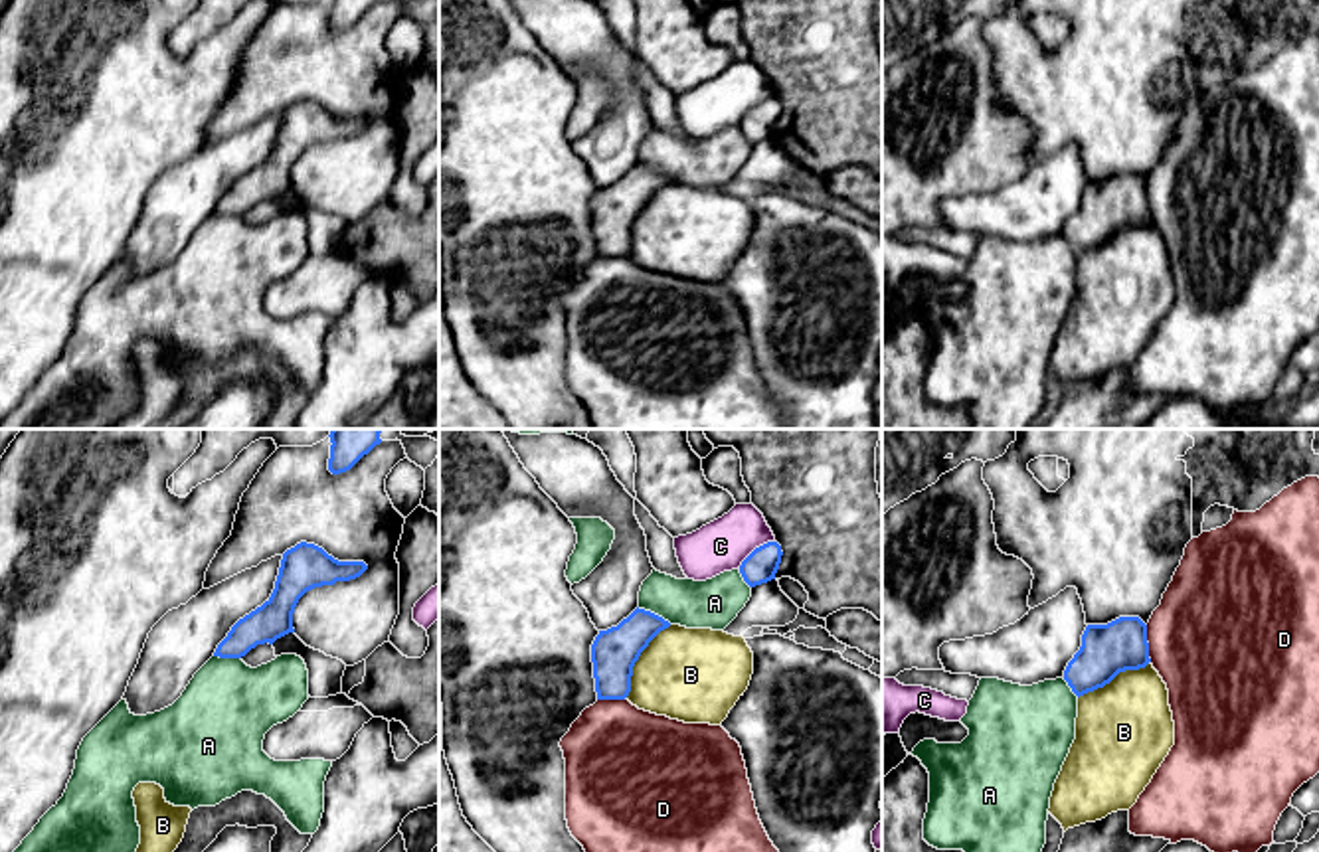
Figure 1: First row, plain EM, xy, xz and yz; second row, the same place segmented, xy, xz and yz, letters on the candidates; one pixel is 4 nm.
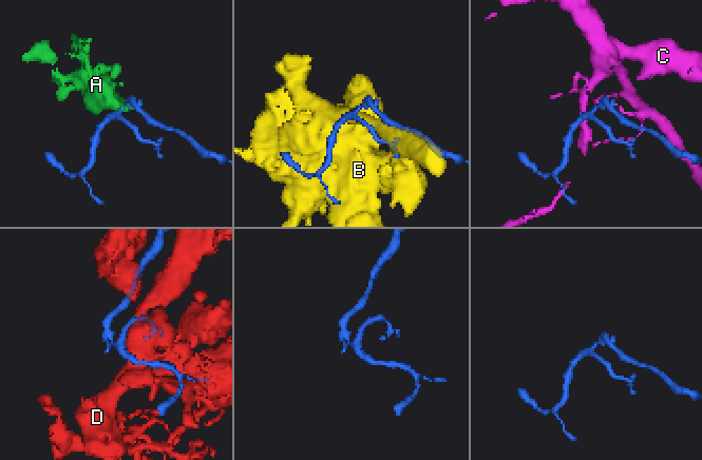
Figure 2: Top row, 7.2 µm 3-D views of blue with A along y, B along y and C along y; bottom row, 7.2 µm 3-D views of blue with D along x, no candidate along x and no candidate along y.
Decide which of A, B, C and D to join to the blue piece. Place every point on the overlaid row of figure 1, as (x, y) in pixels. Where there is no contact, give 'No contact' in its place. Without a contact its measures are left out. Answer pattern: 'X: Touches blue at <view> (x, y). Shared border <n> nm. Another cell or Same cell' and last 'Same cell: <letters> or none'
A: Touches blue at xz (653, 613). Shared border 160 nm. Same cell
B: Touches blue at xz (637, 659). Shared border 340 nm. Another cell
C: Touches blue at xz (754, 550). Shared border 190 nm. Another cell
D: Touches blue at yz (1147, 643). Shared border 150 nm. Another cell
Same cell: A

